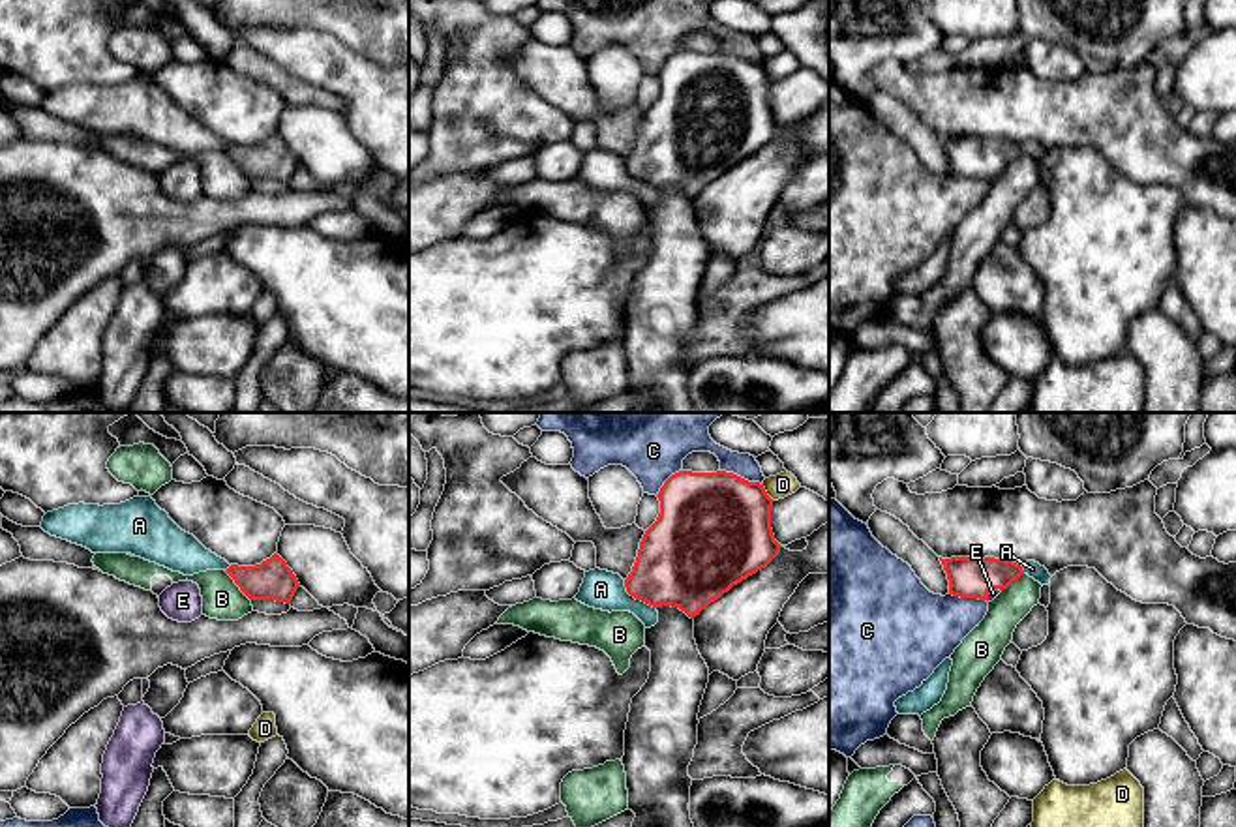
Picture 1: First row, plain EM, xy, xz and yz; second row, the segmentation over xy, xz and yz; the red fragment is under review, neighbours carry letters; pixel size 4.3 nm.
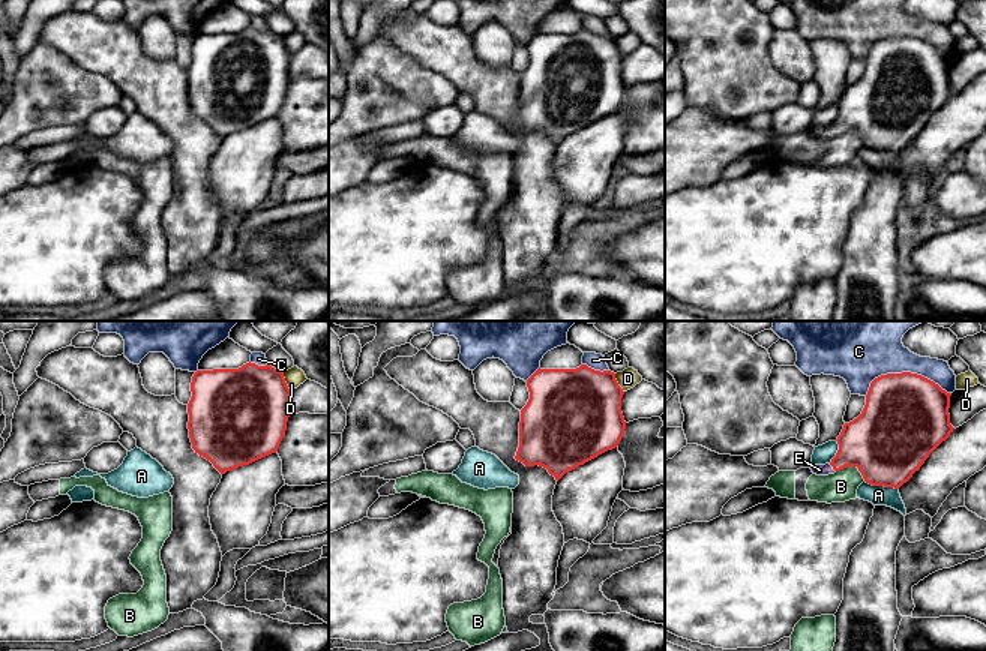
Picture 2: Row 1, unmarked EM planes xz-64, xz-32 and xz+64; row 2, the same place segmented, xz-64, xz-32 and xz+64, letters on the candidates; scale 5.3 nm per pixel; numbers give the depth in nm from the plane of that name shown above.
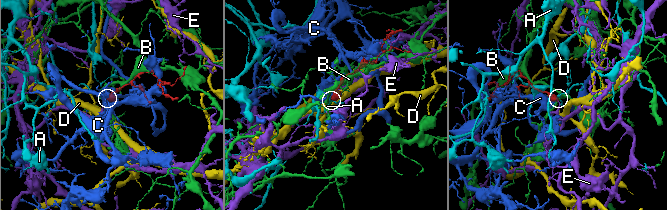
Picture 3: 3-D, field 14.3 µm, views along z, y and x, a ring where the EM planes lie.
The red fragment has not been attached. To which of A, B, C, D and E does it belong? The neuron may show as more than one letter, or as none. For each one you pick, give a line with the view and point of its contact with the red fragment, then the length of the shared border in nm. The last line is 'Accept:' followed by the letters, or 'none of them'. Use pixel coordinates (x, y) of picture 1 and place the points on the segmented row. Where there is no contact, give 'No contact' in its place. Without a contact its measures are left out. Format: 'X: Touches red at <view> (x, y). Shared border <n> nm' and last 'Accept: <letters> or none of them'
E: Touches red at yz (989, 589). Shared border 80 nm
Accept: E

